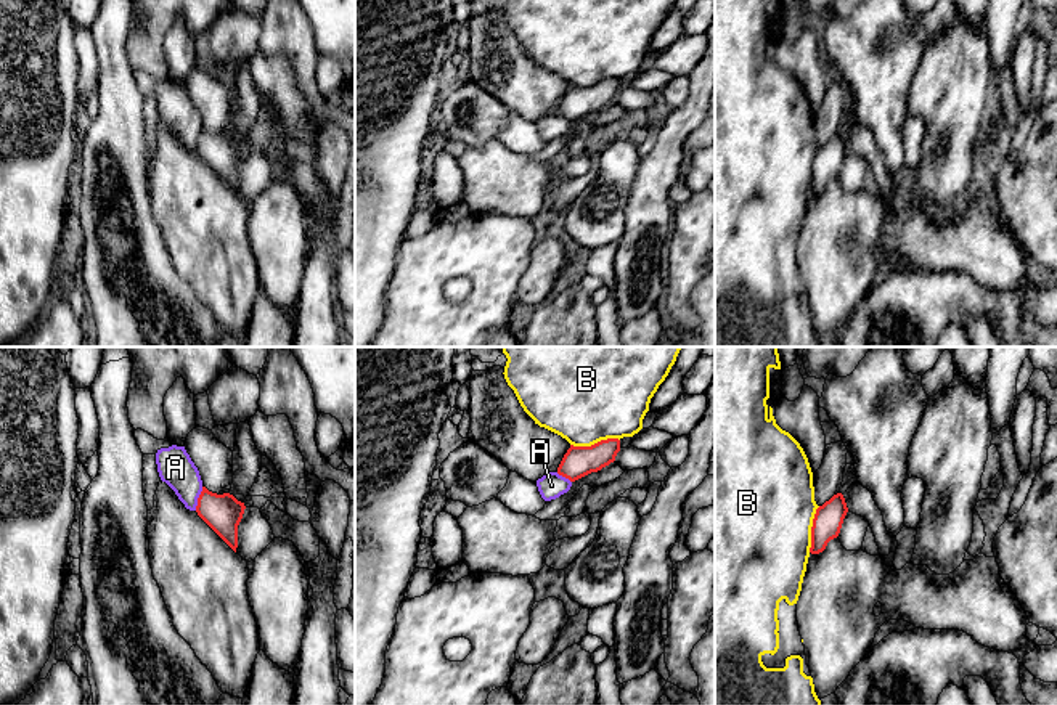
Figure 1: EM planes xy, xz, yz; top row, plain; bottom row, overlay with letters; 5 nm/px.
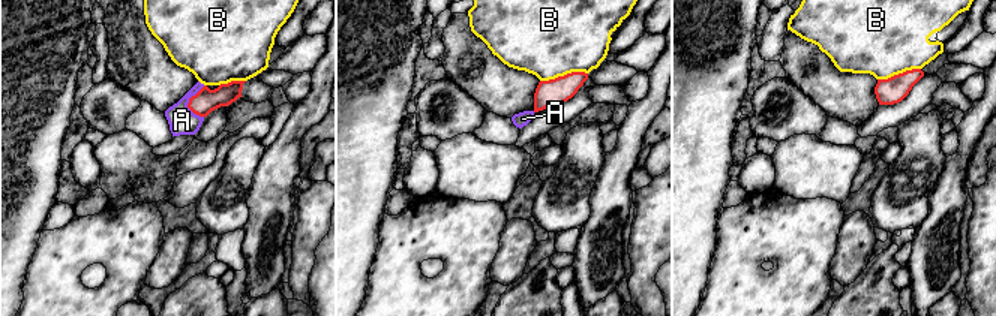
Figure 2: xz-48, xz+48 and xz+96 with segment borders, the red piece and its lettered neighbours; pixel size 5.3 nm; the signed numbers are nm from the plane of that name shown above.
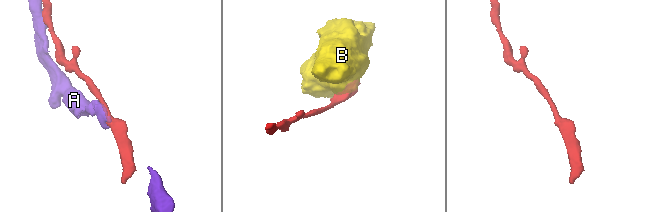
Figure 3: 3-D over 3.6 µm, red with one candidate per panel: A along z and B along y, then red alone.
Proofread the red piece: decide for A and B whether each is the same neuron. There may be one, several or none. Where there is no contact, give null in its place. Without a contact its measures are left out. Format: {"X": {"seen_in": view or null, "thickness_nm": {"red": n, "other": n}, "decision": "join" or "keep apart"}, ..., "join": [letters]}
{"A": {"seen_in": "xy", "thickness_nm": {"red": 190, "other": 180}, "decision": "keep apart"}, "B": {"seen_in": "xz", "thickness_nm": {"red": 160, "other": 480}, "decision": "keep apart"}, "join": []}

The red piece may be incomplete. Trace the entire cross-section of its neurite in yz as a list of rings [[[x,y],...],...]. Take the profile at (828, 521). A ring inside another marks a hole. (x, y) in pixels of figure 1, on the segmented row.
[[[842,493],[834,495],[816,509],[811,527],[811,554],[822,552],[827,543],[839,536],[847,512],[848,507]]]

